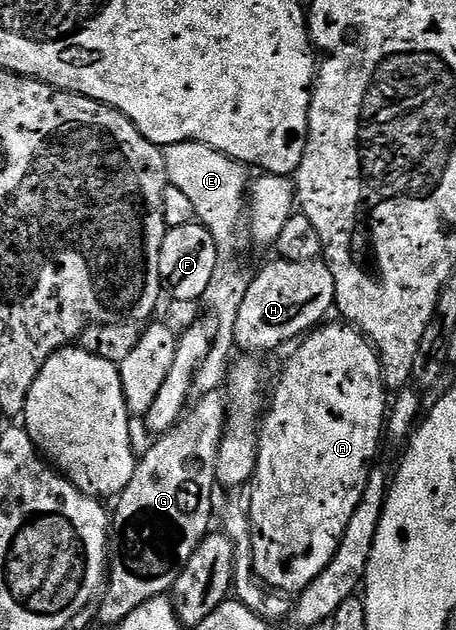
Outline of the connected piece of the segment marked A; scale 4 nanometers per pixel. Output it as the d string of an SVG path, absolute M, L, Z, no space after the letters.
M347 321L340 323L325 322L317 326L311 333L305 334L299 340L296 352L288 359L288 364L284 367L284 372L280 375L280 380L276 383L276 392L272 395L272 404L267 404L266 414L262 419L262 426L258 431L258 442L256 444L256 474L251 480L250 513L252 514L252 556L256 575L263 583L267 583L269 588L281 593L299 593L305 591L330 565L330 561L338 553L338 545L346 533L346 525L350 525L350 517L354 517L354 509L358 509L358 501L362 501L364 491L368 488L368 479L374 474L372 462L376 459L376 454L380 451L380 438L383 440L386 435L386 416L390 410L390 395L384 385L384 374L380 364L380 352L369 343L368 338L361 333L358 328L353 327Z

